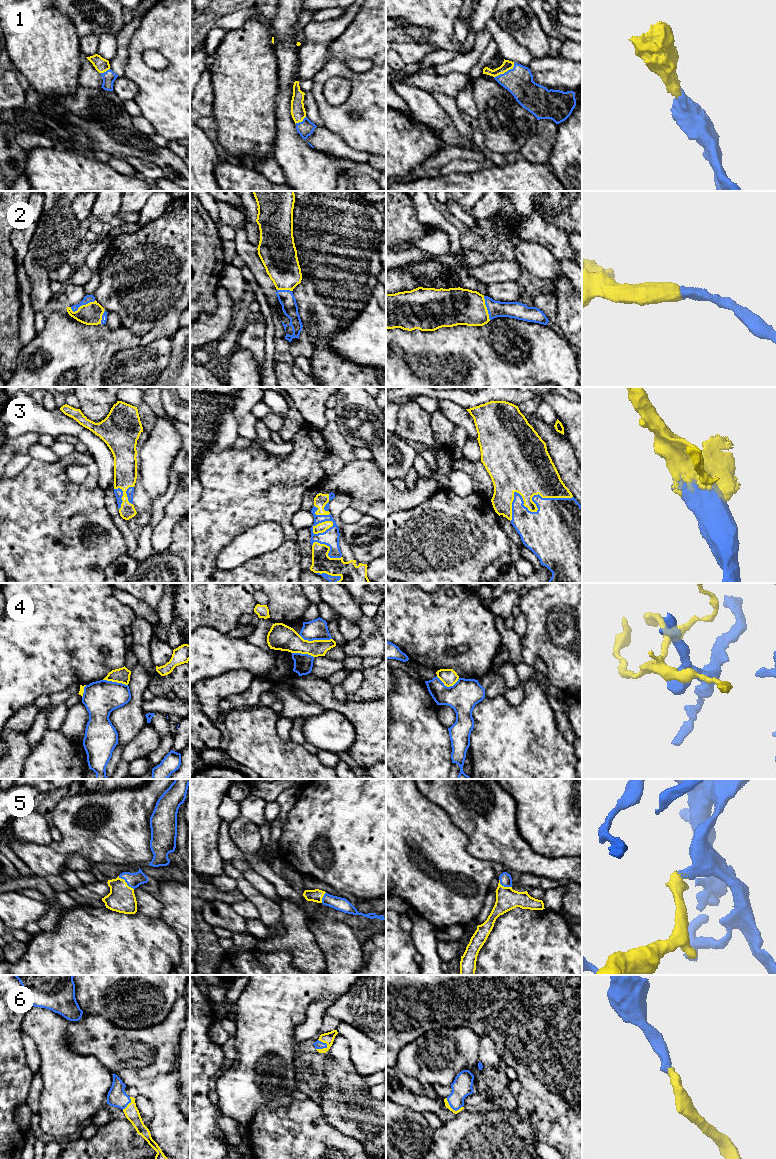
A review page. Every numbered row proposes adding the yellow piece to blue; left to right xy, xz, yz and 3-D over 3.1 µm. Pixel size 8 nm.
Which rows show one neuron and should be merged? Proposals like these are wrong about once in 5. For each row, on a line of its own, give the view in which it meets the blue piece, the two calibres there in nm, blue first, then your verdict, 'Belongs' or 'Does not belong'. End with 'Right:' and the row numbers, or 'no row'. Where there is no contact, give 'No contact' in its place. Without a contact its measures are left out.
1: Touches blue in yz. Thickness 220 nm (blue) against 80 nm. Belongs
2: Touches blue in xy. Thickness 70 nm (blue) against 180 nm. Belongs
3: Touches blue in yz. Thickness 500 nm (blue) against 220 nm. Belongs
4: Touches blue in xz. Thickness 170 nm (blue) against 200 nm. Does not belong
5: Touches blue in xy. Thickness 120 nm (blue) against 220 nm. Belongs
6: Touches blue in xz. Thickness 70 nm (blue) against 90 nm. Belongs
Right: 1, 2, 3, 5, 6

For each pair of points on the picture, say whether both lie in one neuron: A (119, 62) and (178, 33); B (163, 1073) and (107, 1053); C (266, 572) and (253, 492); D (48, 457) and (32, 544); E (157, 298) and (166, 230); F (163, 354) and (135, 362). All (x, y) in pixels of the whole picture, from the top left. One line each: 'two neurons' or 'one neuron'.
A: two neurons
B: one neuron
C: one neuron
D: two neurons
E: one neuron
F: one neuron

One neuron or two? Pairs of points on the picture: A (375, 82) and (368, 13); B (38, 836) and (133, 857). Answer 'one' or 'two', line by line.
A: one
B: two

